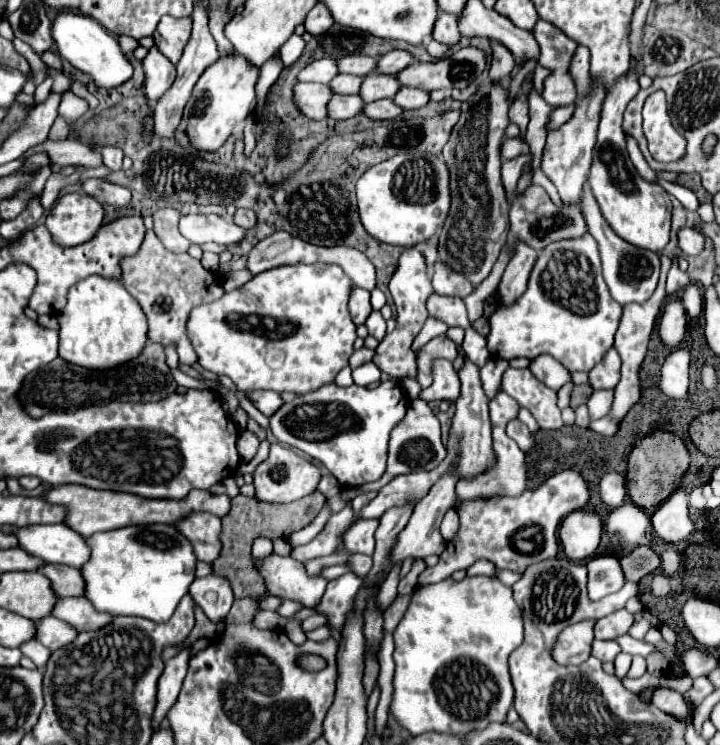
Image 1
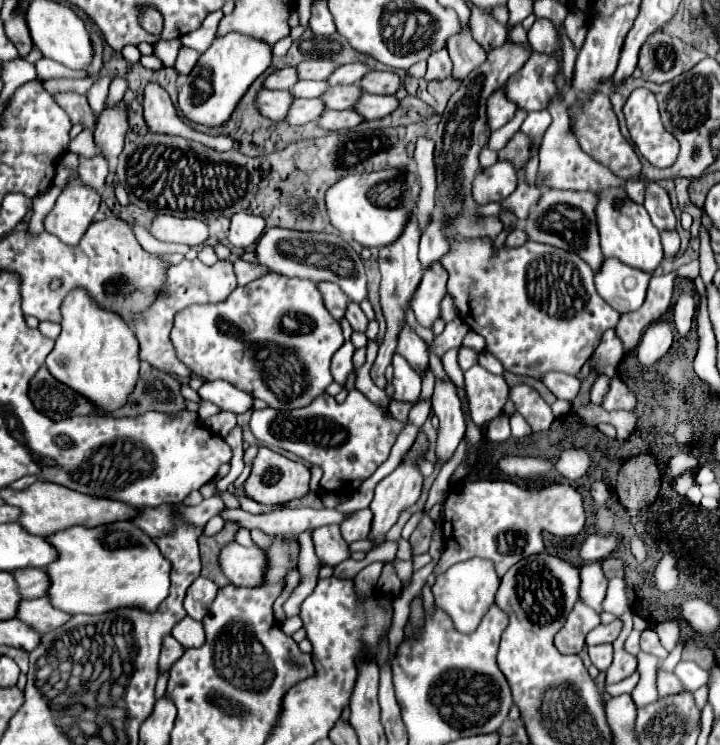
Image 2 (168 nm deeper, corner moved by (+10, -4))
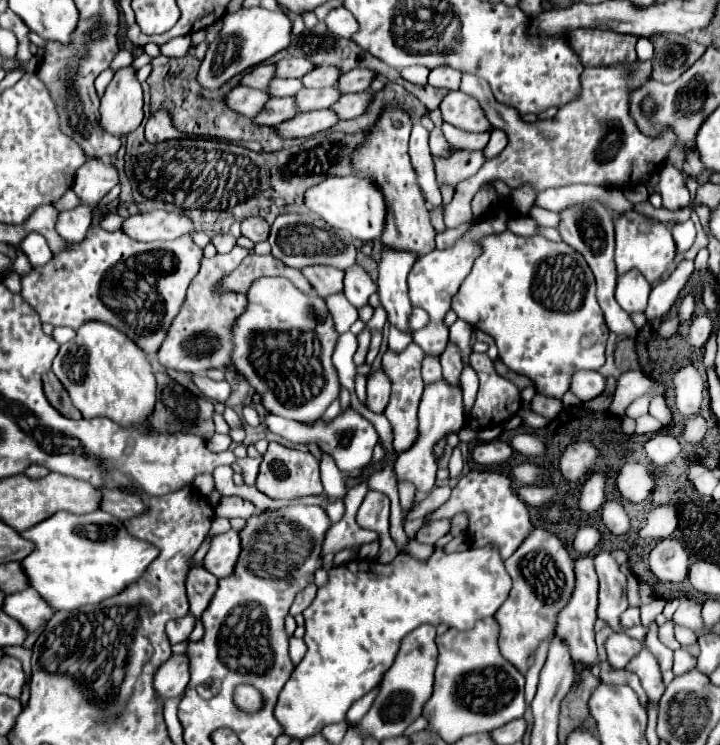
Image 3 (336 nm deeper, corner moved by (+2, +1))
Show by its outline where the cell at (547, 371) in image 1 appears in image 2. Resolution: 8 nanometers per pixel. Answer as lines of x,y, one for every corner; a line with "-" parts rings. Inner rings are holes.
548,372
548,376
544,376
542,380
546,384
546,388
562,400
572,402
580,390
580,380
576,376
570,374
560,374
560,372

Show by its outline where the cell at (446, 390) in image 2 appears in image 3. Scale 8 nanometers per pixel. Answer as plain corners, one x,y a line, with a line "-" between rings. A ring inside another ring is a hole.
448,343
444,355
440,357
442,365
442,377
448,381
452,387
460,387
460,373
462,373
462,361
460,361
460,351

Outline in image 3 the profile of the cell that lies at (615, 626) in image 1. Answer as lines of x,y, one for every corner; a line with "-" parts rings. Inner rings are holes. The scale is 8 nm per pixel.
626,609
620,617
620,623
622,627
634,627
634,625
640,625
640,609

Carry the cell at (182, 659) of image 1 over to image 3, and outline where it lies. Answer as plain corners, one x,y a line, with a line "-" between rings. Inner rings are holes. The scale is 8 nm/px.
186,615
182,619
176,619
176,621
168,621
166,625
166,635
170,639
172,645
176,643
182,643
182,641
188,641
190,633
192,633
192,627
194,627
194,615

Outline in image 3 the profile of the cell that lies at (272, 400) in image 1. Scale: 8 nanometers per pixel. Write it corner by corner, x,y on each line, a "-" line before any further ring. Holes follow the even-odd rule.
194,375
194,383
198,385
198,389
212,401
222,401
226,403
228,397
232,395
232,387
228,381
212,381
204,375

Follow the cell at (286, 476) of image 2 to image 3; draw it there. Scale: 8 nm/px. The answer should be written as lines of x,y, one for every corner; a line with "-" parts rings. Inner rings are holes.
270,443
262,463
260,463
260,473
256,479
256,489
268,495
270,499
294,499
294,497
304,497
304,495
322,495
322,481
320,481
320,471
318,471
318,461
314,459
312,453
308,451
296,451
288,449
280,443

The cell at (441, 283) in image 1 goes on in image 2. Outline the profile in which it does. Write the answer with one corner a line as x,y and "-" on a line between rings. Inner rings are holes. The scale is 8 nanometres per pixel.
432,216
430,224
422,232
420,262
422,262
424,268
428,268
428,264
432,264
434,260
440,260
446,252
448,252
448,240
446,240
446,234
442,232
440,218

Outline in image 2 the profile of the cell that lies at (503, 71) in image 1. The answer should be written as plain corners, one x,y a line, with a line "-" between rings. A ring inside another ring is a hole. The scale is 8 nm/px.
470,6
470,26
472,26
472,36
476,42
482,44
486,52
492,48
498,48
506,40
506,24
498,22
492,16
492,10
484,10
478,6

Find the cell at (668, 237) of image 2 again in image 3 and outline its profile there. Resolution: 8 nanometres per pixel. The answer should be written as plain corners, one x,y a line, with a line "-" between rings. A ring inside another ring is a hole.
664,165
664,169
660,171
660,195
662,195
662,207
666,211
678,211
688,207
690,193
678,167

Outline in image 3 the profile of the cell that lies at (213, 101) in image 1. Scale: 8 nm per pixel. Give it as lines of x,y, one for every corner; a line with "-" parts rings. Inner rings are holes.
260,7
240,9
236,13
226,13
224,29
220,35
210,43
206,57
198,71
198,83
206,91
216,91
226,85
232,77
256,67
258,63
270,59
278,51
290,45
290,29
292,21
280,11
266,11

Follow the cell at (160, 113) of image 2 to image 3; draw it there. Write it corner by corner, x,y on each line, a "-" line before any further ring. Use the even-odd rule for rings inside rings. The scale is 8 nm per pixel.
164,109
156,111
146,123
146,139
152,143
166,141
166,139
180,139
180,137
184,135
180,135
180,131
172,127
172,115
168,115
168,111

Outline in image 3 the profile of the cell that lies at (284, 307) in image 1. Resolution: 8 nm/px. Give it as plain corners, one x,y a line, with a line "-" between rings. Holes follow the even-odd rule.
264,277
256,279
248,289
246,311
232,323
232,355
224,371
234,371
238,377
246,379
256,393
260,393
264,407
280,417
312,423
324,415
328,405
340,393
340,381
332,365
332,353
338,343
338,331
334,329
332,313
326,301
318,295
300,293
284,277

